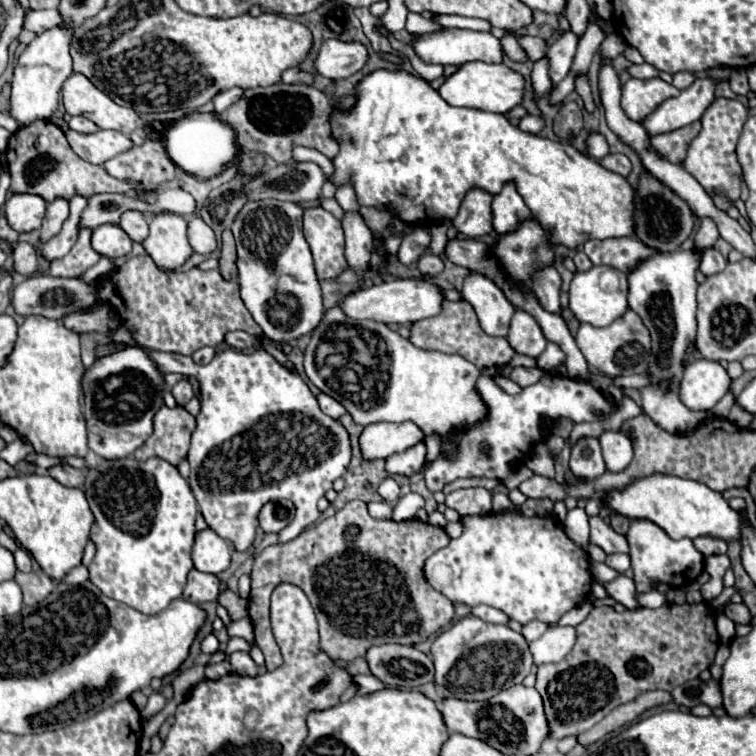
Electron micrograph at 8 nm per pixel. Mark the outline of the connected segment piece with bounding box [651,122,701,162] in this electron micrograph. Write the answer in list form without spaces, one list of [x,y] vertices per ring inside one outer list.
[[[693,122],[689,126],[677,128],[673,132],[665,132],[665,134],[657,134],[651,136],[651,146],[665,156],[671,162],[683,162],[687,148],[691,144],[691,140],[697,136],[697,132],[701,130],[701,122]]]

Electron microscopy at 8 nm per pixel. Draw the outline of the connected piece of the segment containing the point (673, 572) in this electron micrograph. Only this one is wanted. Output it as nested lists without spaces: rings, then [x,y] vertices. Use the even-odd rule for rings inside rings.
[[[633,520],[631,528],[627,532],[629,542],[629,556],[631,556],[631,568],[633,568],[633,580],[637,586],[637,592],[651,592],[655,586],[665,584],[673,588],[687,586],[703,572],[703,554],[693,546],[693,540],[671,540],[657,524],[649,520]]]

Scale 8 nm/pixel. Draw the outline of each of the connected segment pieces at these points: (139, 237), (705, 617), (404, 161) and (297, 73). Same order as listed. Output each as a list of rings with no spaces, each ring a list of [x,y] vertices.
[[[125,210],[121,214],[121,220],[119,220],[119,226],[129,234],[129,238],[133,242],[143,242],[145,236],[147,236],[147,220],[141,212],[137,210]]]
[[[665,604],[661,608],[635,608],[617,612],[611,606],[593,606],[589,616],[575,628],[577,642],[573,650],[557,664],[545,664],[537,670],[535,690],[543,698],[543,708],[549,724],[549,738],[559,740],[565,736],[577,736],[599,720],[603,720],[613,708],[635,700],[649,690],[667,690],[685,684],[707,670],[715,658],[719,636],[715,630],[715,612],[705,604]]]
[[[377,70],[365,76],[359,84],[353,112],[333,110],[331,128],[341,146],[333,158],[335,174],[331,182],[339,186],[351,180],[361,206],[389,206],[397,218],[407,224],[429,224],[437,218],[453,218],[469,188],[479,186],[497,194],[505,182],[513,180],[531,214],[537,216],[545,228],[553,228],[553,244],[577,250],[589,240],[635,234],[635,188],[627,178],[601,168],[597,160],[581,154],[571,144],[521,132],[517,126],[511,126],[503,114],[455,108],[447,104],[427,80],[415,78],[405,70]]]
[[[292,68],[286,70],[285,74],[283,74],[283,82],[285,84],[313,84],[315,82],[315,74]]]

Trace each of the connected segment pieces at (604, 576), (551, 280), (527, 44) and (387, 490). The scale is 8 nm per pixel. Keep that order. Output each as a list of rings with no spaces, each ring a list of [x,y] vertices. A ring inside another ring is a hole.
[[[597,562],[591,564],[591,572],[593,572],[593,576],[595,576],[597,580],[601,580],[601,582],[609,582],[609,580],[613,580],[613,578],[619,576],[617,570],[609,568],[607,564],[597,564]]]
[[[545,268],[545,272],[541,272],[541,284],[537,284],[537,300],[543,310],[561,314],[561,276],[555,268]]]
[[[519,34],[519,44],[531,60],[537,60],[537,56],[541,56],[541,40],[531,38],[529,34]]]
[[[385,478],[385,480],[379,484],[377,492],[379,492],[379,496],[381,496],[383,500],[395,502],[395,500],[399,498],[399,484],[397,484],[393,478]]]

